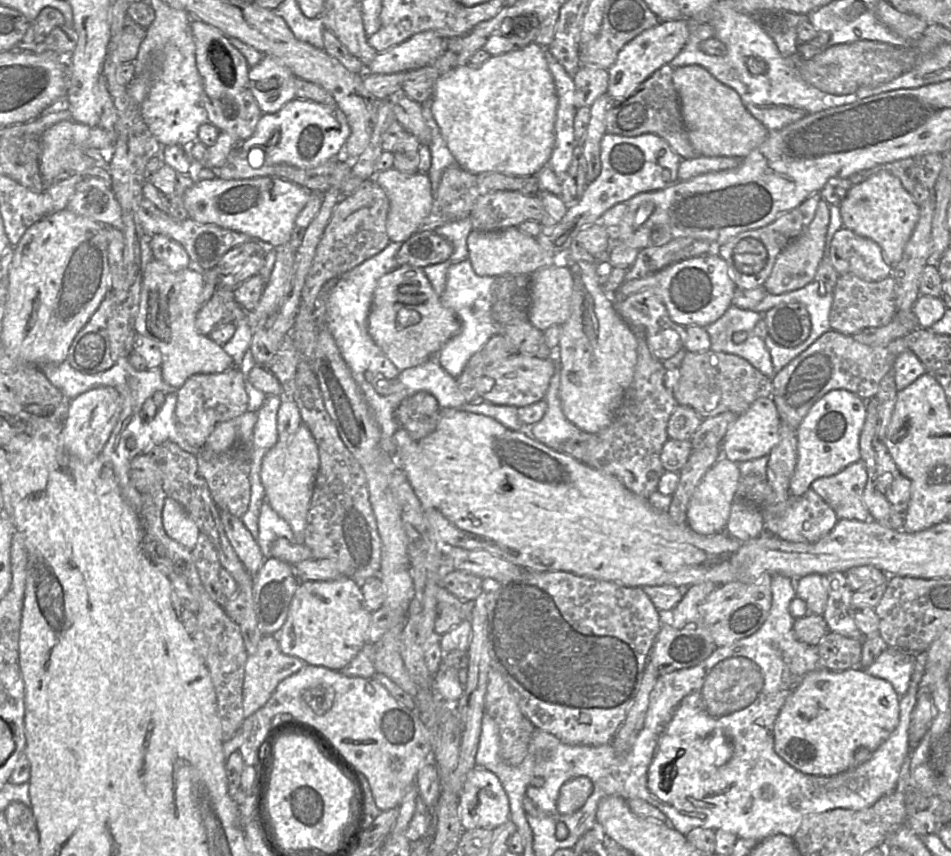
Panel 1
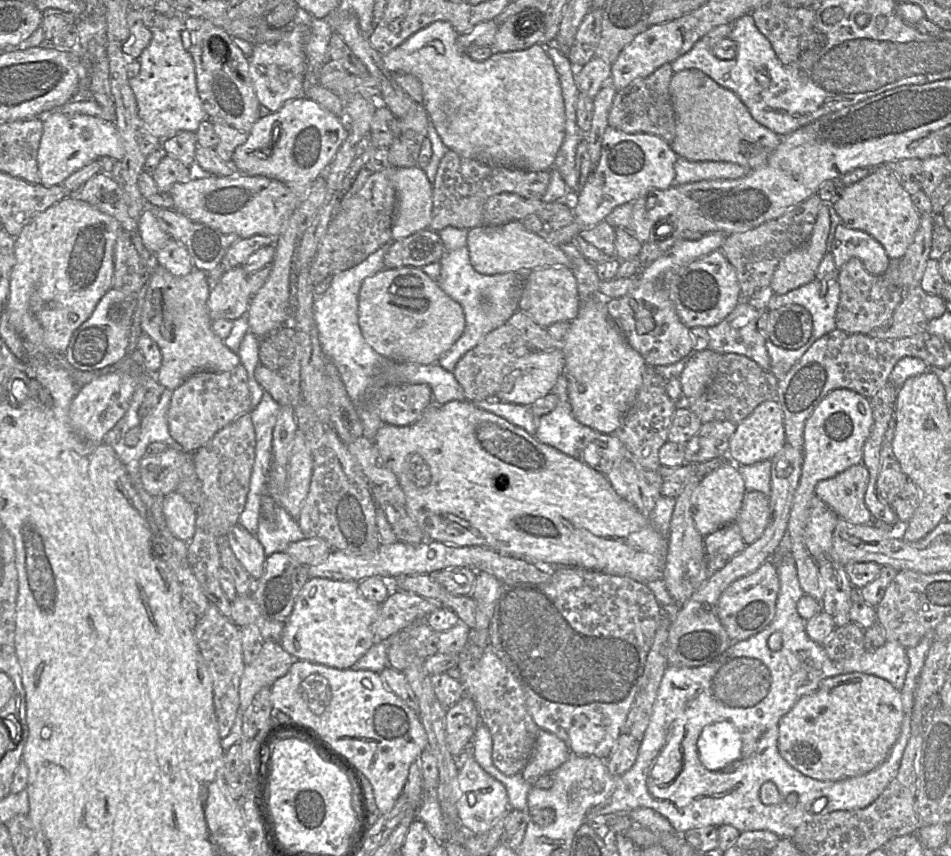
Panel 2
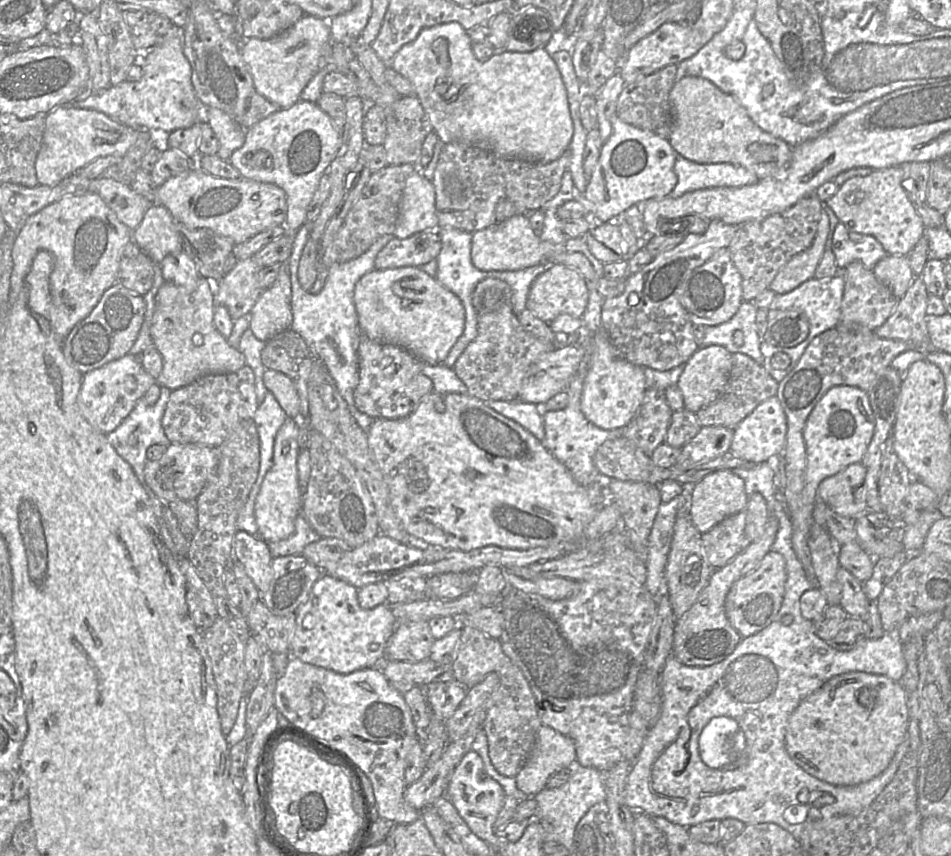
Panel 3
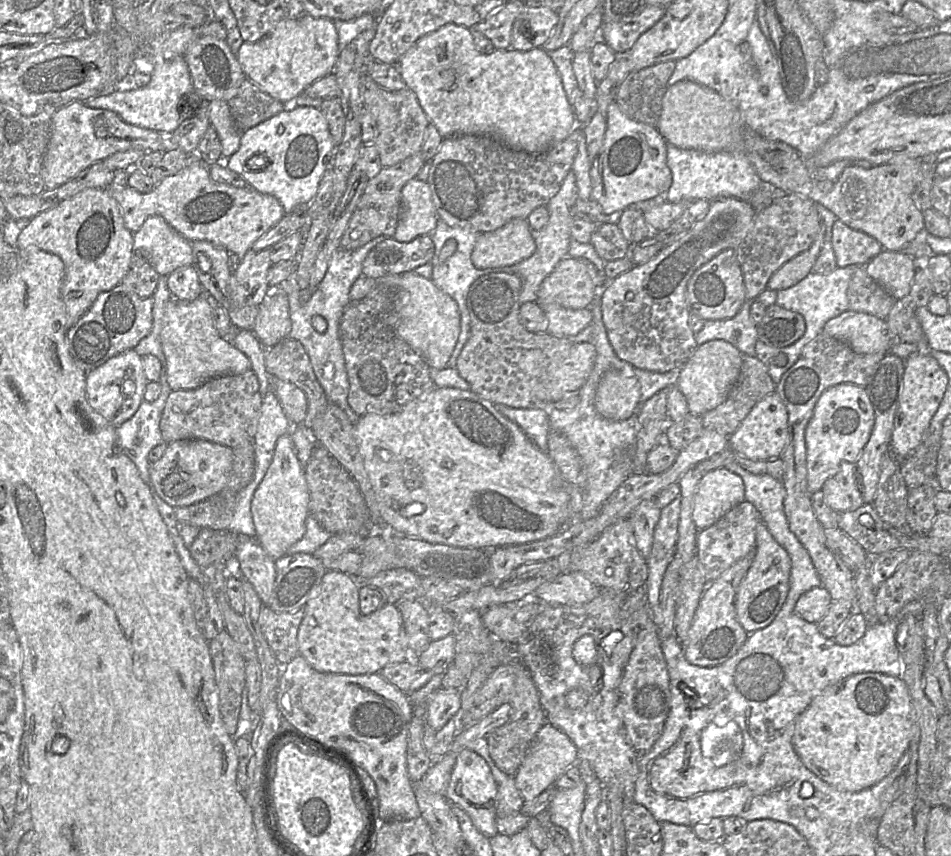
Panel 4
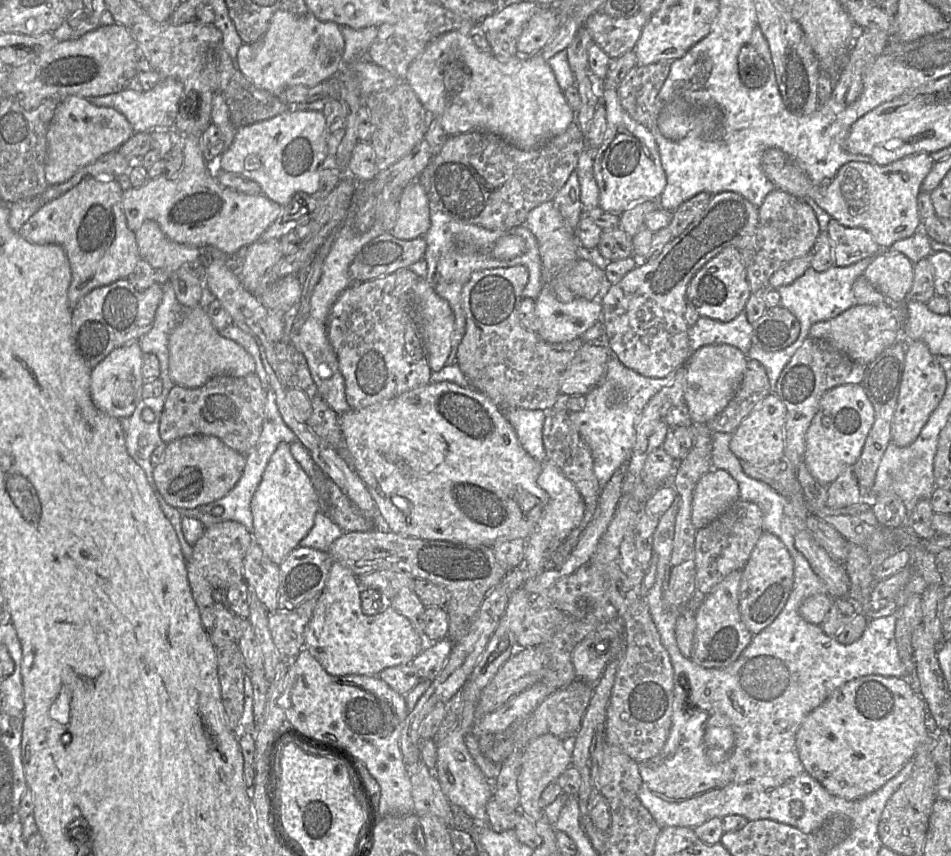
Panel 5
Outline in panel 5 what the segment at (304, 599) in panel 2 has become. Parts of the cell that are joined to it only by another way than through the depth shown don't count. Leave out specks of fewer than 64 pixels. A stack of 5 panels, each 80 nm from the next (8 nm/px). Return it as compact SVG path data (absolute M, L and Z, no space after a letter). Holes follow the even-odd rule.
M333 561L325 586L317 596L311 619L304 629L303 648L332 676L378 676L385 668L411 663L427 644L410 620L388 604L377 614L363 614L360 590L353 572Z

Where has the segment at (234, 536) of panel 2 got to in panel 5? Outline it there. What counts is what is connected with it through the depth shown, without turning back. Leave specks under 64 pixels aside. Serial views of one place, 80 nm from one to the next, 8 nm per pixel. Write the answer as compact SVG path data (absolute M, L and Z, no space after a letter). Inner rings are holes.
M253 540L243 562L243 579L268 613L278 612L279 567L268 560Z

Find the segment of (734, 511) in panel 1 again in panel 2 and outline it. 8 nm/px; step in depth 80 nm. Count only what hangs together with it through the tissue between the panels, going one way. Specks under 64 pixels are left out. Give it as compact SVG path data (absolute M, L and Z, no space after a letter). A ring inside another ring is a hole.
M758 491L745 492L735 522L746 545L753 543L762 535L769 517L769 497Z

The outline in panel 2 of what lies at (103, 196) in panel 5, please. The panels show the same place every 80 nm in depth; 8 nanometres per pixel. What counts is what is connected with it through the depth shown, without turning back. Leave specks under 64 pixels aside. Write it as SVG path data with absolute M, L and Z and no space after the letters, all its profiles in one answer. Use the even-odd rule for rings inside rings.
M70 195L37 214L15 238L15 264L9 278L6 313L30 357L45 356L47 351L51 354L66 352L74 331L91 316L100 299L112 288L114 247L121 231L124 230L114 217Z

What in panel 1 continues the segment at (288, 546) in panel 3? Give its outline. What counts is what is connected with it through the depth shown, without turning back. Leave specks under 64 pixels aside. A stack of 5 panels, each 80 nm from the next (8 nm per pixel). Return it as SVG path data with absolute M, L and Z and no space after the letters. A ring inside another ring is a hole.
M265 501L260 508L257 539L265 559L271 557L272 543L281 537L294 541L294 535L288 523Z

